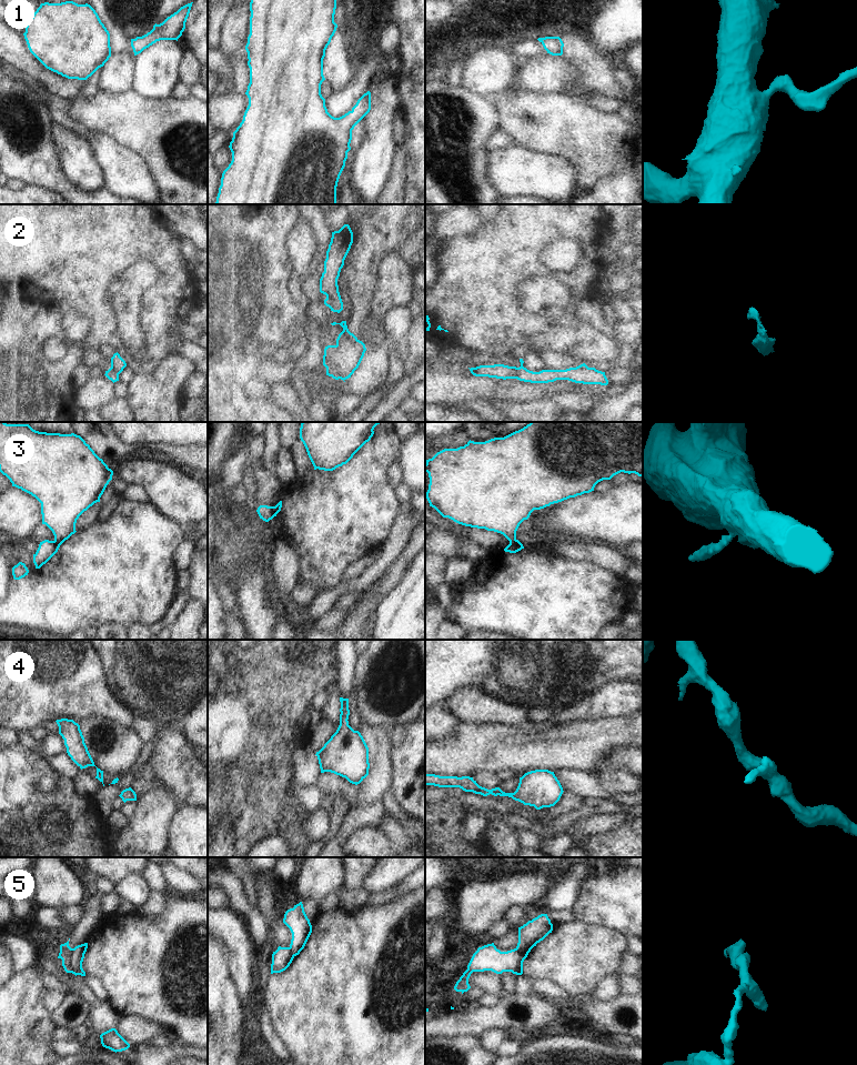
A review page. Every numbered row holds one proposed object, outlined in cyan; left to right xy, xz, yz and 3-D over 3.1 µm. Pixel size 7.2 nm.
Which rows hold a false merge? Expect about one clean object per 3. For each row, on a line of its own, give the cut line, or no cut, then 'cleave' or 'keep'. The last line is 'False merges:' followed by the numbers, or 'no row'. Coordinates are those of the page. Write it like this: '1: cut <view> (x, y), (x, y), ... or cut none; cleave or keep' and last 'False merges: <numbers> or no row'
1: cut none; keep
2: cut yz (522, 365), (515, 378); cleave
3: cut yz (515, 539), (510, 543); cleave
4: cut none; keep
5: cut yz (515, 948), (520, 955), (517, 974); cleave
False merges: 2, 3, 5

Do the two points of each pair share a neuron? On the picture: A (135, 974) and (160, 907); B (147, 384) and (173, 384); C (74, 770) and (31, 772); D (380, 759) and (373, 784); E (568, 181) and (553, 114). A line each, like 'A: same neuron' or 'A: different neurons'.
A: different neurons
B: same neuron
C: different neurons
D: same neuron
E: different neurons

